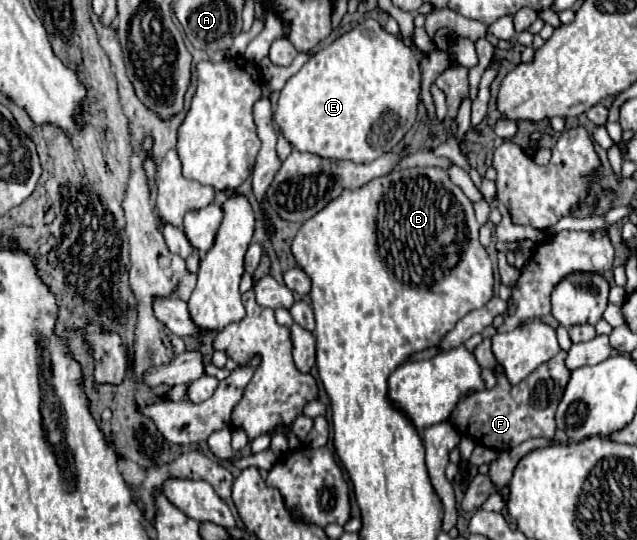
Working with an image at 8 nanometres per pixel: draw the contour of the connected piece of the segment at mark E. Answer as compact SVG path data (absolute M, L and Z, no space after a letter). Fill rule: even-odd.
M372 18L318 50L280 90L274 106L274 126L298 152L310 152L330 160L350 160L356 164L372 162L398 146L412 128L418 110L420 66L414 50L394 34L380 28Z

